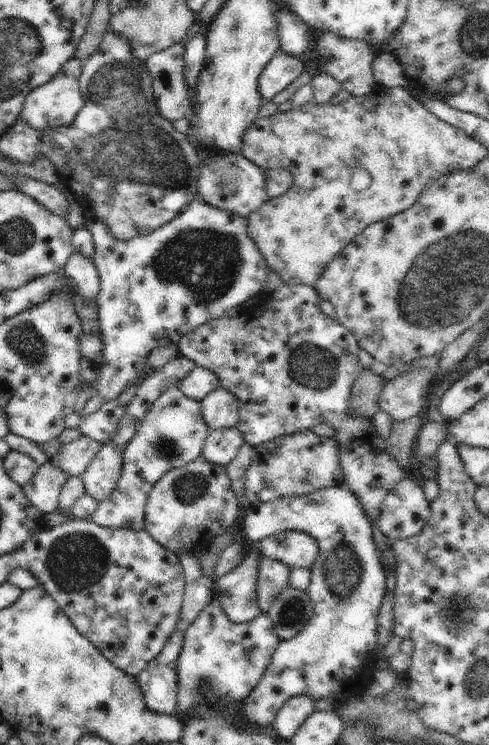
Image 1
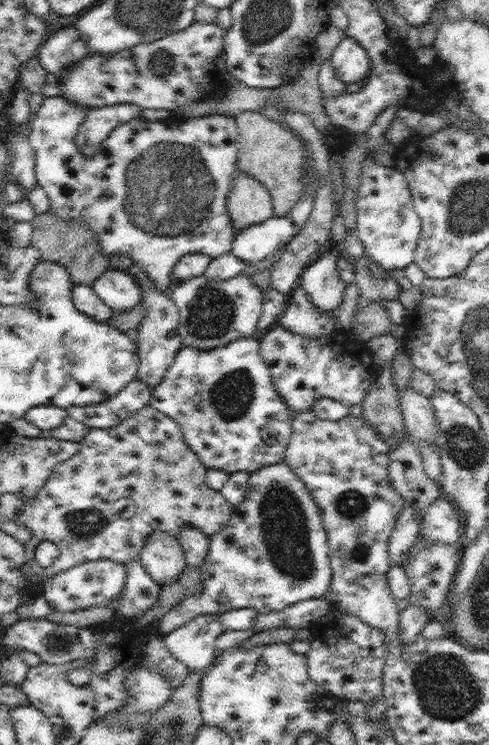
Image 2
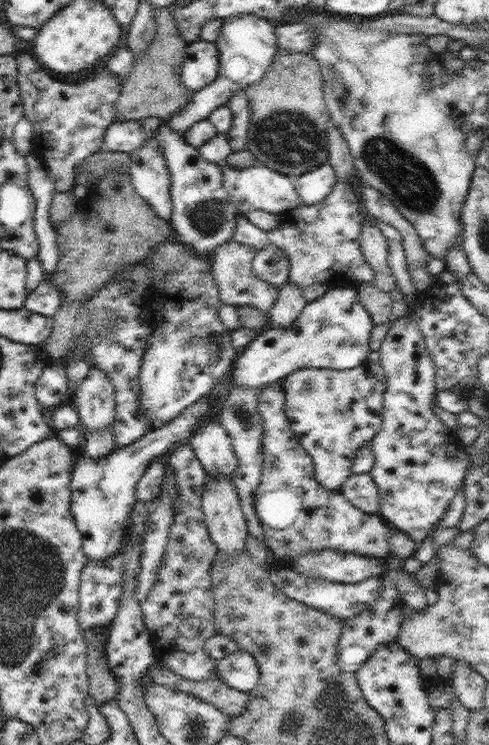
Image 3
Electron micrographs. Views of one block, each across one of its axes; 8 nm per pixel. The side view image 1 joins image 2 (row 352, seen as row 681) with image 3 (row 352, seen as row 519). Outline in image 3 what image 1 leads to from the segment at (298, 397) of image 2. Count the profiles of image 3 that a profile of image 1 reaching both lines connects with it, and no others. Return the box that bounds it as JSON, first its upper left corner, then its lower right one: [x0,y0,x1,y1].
[232,286,375,388]

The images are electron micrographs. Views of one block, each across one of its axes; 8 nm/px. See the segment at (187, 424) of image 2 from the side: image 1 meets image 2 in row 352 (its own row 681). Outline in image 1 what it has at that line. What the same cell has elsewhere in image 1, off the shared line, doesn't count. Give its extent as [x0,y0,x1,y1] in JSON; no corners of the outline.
[173,599,281,717]

